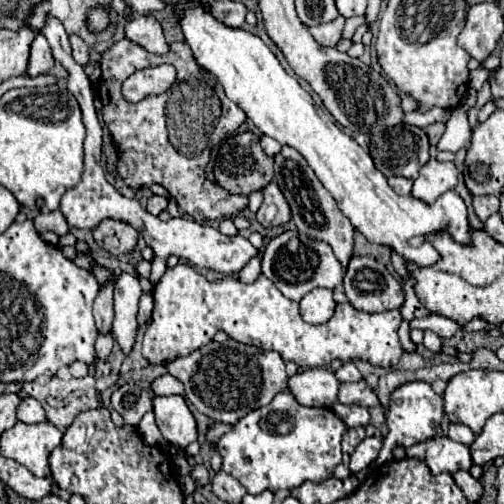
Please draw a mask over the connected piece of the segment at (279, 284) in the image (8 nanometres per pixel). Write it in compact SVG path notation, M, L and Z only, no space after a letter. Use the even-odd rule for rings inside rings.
M298 230L292 232L282 232L278 236L274 236L262 256L262 274L290 300L300 302L304 298L304 294L308 294L314 288L330 288L334 290L336 286L342 284L344 278L342 264L338 262L338 258L334 256L334 252L330 250L330 246L326 246L326 242L322 240L312 240L306 234L300 234Z

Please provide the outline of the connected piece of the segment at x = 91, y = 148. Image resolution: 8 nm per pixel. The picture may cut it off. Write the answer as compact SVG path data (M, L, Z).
M50 16L48 24L44 26L42 34L48 38L50 46L52 46L52 54L54 58L64 66L64 70L68 72L68 90L74 94L74 98L80 104L82 116L84 116L84 126L86 126L86 142L84 142L84 174L82 180L70 188L62 200L60 200L60 212L64 214L66 222L70 228L88 228L94 230L104 218L112 218L112 220L120 220L126 222L130 226L134 226L146 240L146 244L154 250L154 262L152 262L152 274L150 274L150 282L156 286L162 278L162 274L166 272L166 258L168 256L178 256L182 260L186 260L192 266L200 266L200 268L212 268L216 272L222 274L238 274L256 254L258 250L244 238L244 236L224 236L220 234L218 228L210 226L210 224L198 224L194 220L186 220L186 218L170 218L168 222L162 222L158 216L150 214L148 210L144 210L140 206L140 202L136 198L124 198L120 192L114 190L114 186L110 186L104 178L102 166L100 166L100 146L102 146L102 126L98 122L94 104L92 104L92 88L90 88L90 78L86 76L84 68L78 66L78 62L74 62L72 58L72 50L70 50L70 42L68 42L68 34L62 26L62 22L54 16Z

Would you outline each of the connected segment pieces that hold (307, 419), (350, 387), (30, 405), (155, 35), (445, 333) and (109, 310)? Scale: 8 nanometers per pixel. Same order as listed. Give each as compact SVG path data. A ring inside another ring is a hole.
M280 392L268 406L252 410L234 424L234 430L218 440L216 450L222 456L222 470L234 476L250 494L260 494L262 490L298 488L304 482L324 482L332 478L334 468L342 462L340 440L348 426L330 408L308 408L296 402L290 392Z
M356 382L356 384L342 384L340 386L340 394L338 394L338 400L342 404L358 404L358 406L380 406L378 402L378 396L374 394L374 390L364 382Z
M26 396L24 402L18 406L18 420L26 422L26 424L34 424L34 422L44 422L46 414L42 410L42 404L36 398Z
M148 14L148 16L138 16L136 20L126 24L126 38L133 42L138 42L142 48L146 48L152 54L166 54L168 52L168 42L162 34L162 26L158 20Z
M430 314L428 318L416 318L410 322L410 328L422 328L422 330L432 330L436 332L440 338L452 338L458 330L458 324L450 318L438 316L438 314Z
M108 282L98 298L94 300L94 322L100 334L110 334L112 332L112 320L114 320L114 304L112 304L112 286L114 282Z

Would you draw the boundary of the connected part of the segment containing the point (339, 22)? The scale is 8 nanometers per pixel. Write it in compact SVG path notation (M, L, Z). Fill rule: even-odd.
M338 16L336 20L328 22L328 24L322 24L322 26L312 26L308 28L310 34L314 36L314 40L322 46L336 46L338 40L342 38L342 28L344 28L344 20L342 16Z

